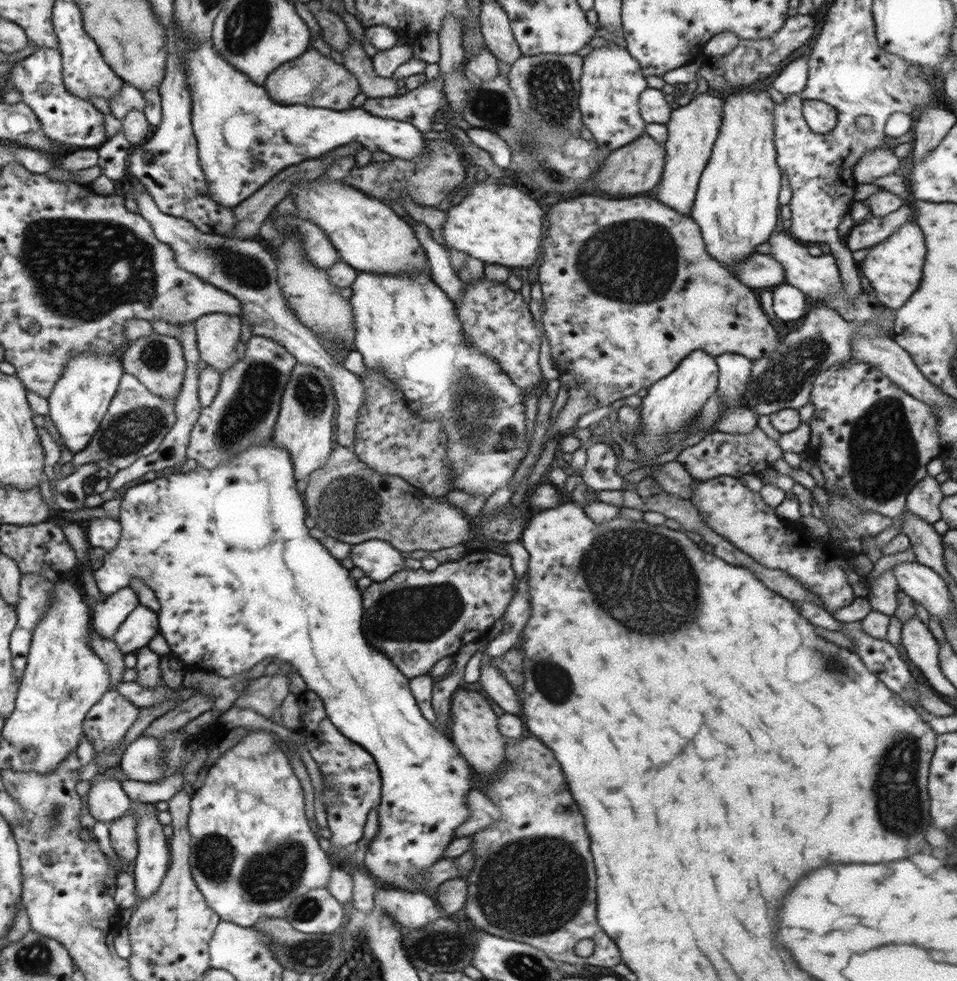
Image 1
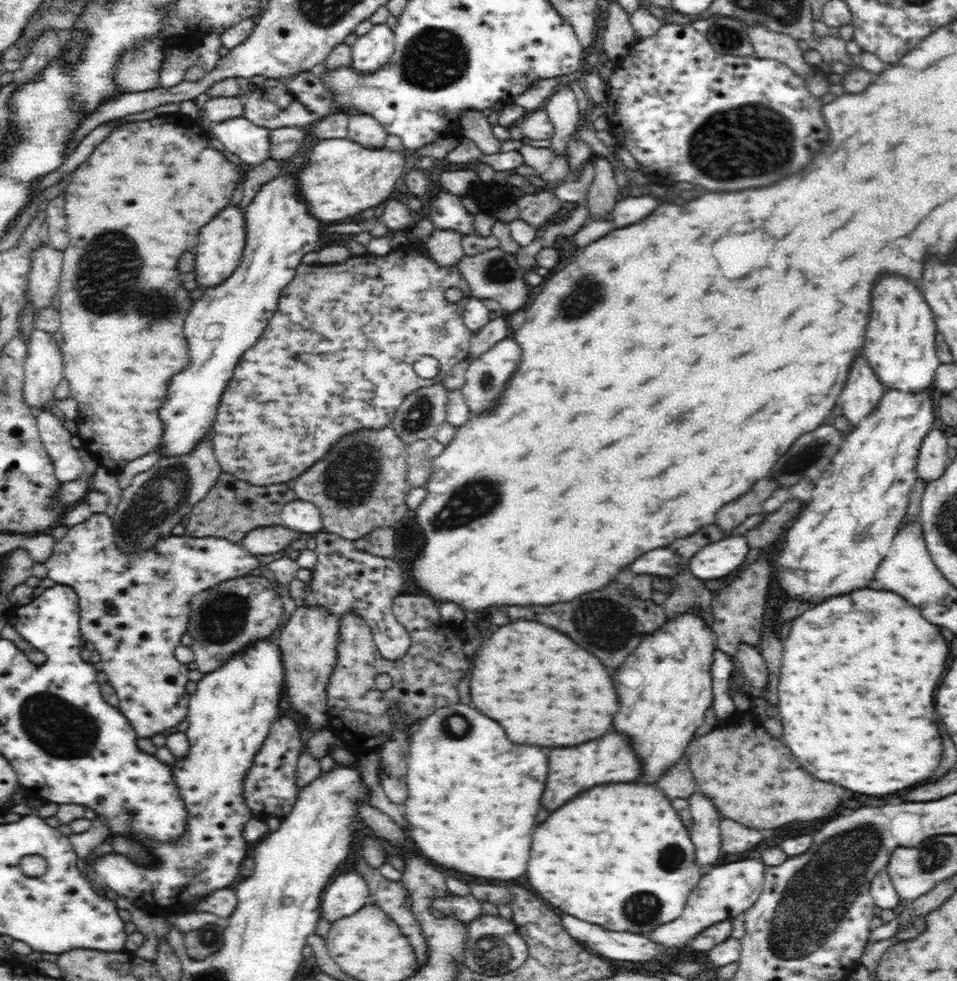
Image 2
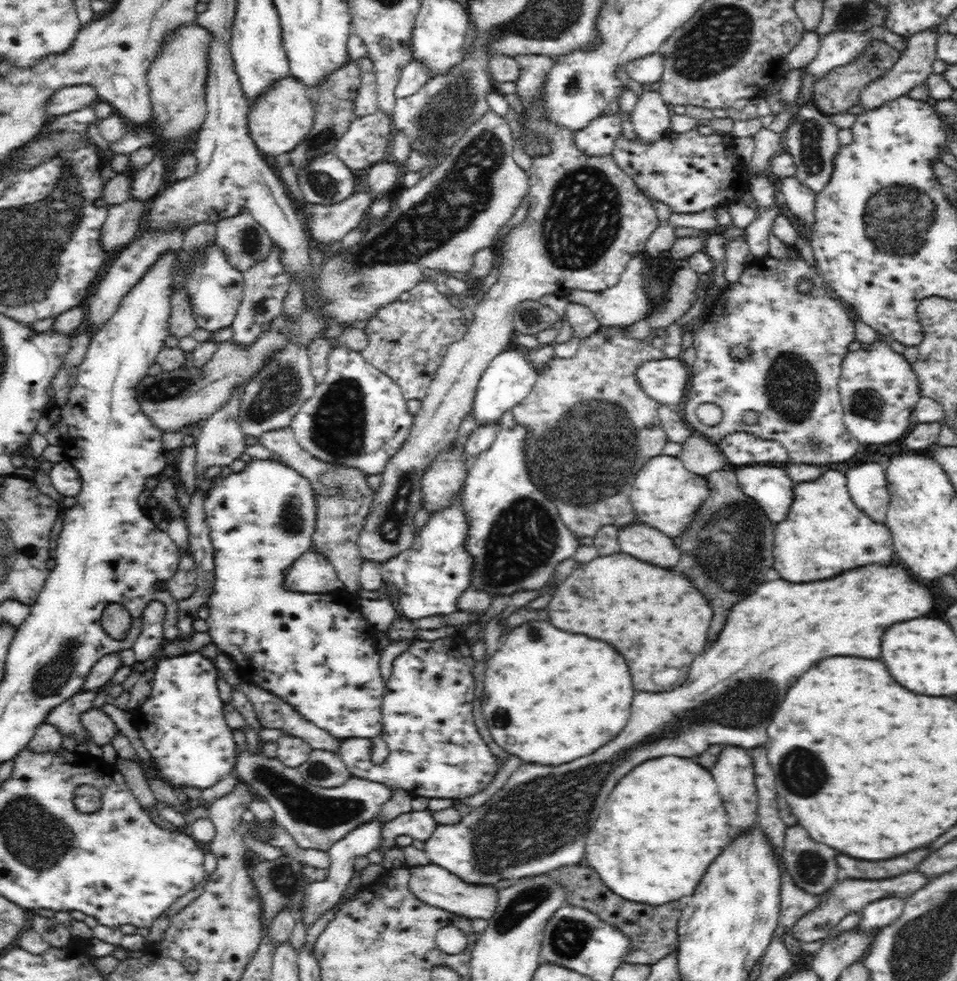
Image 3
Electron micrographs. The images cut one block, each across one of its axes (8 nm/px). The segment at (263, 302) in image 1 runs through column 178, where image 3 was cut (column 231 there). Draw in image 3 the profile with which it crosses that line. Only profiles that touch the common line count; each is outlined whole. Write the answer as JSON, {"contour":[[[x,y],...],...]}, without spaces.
{"contour":[[[243,213],[222,218],[216,227],[214,243],[226,251],[228,261],[240,272],[246,272],[270,255],[271,237],[252,215]]]}

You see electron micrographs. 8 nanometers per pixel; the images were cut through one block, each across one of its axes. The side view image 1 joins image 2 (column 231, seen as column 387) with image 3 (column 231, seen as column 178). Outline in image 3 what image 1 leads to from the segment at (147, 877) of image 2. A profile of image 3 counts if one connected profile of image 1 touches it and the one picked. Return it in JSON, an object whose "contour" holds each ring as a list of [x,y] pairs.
{"contour":[[[252,459],[246,463],[245,468],[233,472],[223,478],[204,499],[205,517],[210,527],[210,538],[213,544],[214,557],[214,584],[212,594],[208,597],[207,607],[210,612],[205,619],[207,632],[212,637],[212,642],[222,653],[234,660],[238,666],[239,676],[248,681],[251,678],[260,688],[282,697],[294,707],[306,720],[313,722],[317,727],[328,731],[328,734],[337,739],[345,738],[372,738],[381,734],[383,696],[386,694],[387,685],[380,676],[380,656],[372,643],[376,643],[375,631],[366,617],[360,611],[355,600],[344,592],[308,593],[290,591],[284,587],[285,573],[292,567],[292,563],[300,558],[301,554],[311,550],[313,529],[316,526],[316,499],[313,498],[310,481],[300,475],[298,471],[286,466],[276,459]]]}

